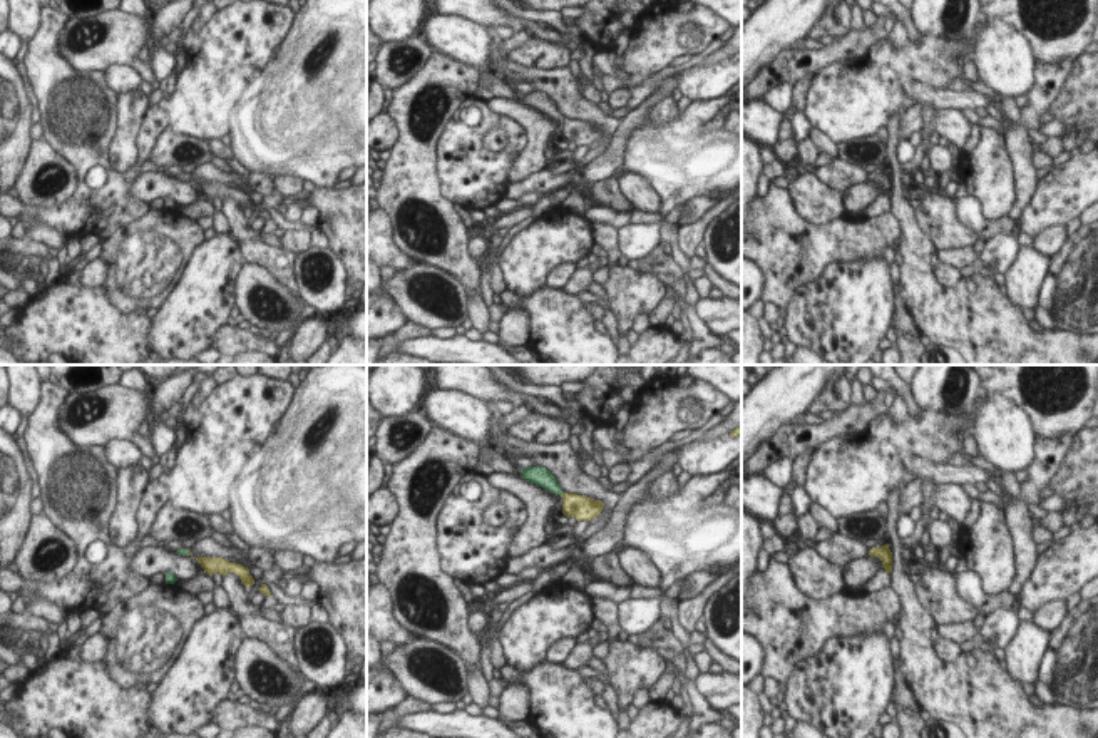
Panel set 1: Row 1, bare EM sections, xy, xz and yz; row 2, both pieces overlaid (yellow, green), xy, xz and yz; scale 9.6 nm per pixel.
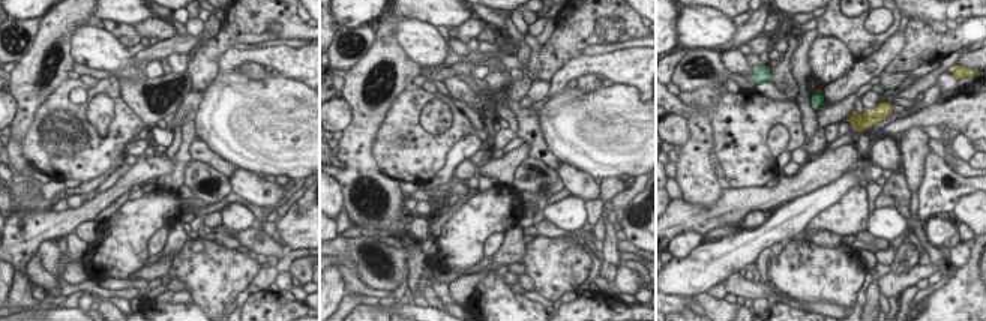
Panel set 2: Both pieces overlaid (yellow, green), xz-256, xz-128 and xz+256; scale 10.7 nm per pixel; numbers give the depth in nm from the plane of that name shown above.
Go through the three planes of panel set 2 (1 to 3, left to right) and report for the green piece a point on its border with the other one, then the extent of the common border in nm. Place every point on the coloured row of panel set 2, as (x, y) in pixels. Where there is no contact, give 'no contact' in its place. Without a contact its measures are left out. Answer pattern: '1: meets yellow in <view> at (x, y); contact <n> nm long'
1: no contact
2: no contact
3: no contact

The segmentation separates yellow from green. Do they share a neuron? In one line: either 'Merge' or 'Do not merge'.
Merge

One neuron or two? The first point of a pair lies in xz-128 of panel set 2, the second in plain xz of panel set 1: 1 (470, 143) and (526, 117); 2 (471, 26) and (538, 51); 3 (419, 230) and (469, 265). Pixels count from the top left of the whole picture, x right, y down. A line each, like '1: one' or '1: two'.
1: one
2: two
3: two

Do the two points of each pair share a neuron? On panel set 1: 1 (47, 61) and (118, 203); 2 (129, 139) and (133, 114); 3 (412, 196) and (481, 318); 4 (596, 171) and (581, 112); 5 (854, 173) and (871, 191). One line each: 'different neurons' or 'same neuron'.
1: same neuron
2: same neuron
3: same neuron
4: different neurons
5: different neurons

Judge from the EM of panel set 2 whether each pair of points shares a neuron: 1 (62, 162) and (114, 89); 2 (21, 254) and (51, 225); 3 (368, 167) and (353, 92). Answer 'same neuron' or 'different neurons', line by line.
1: same neuron
2: same neuron
3: same neuron

